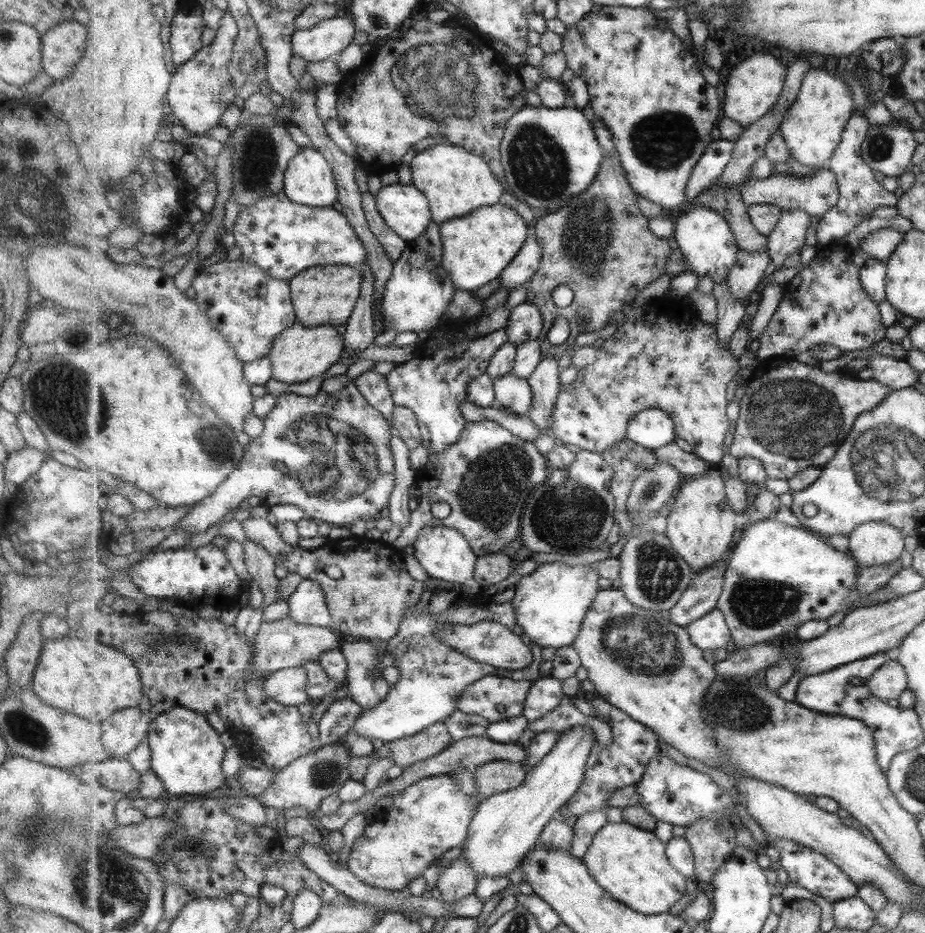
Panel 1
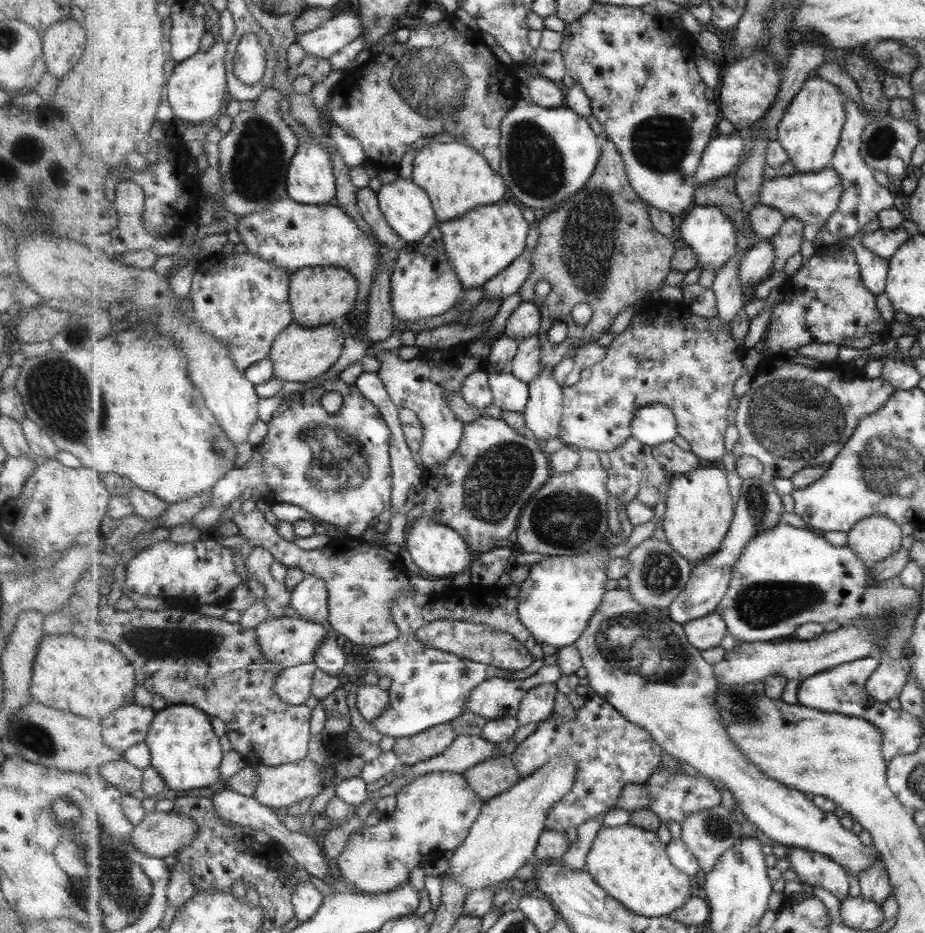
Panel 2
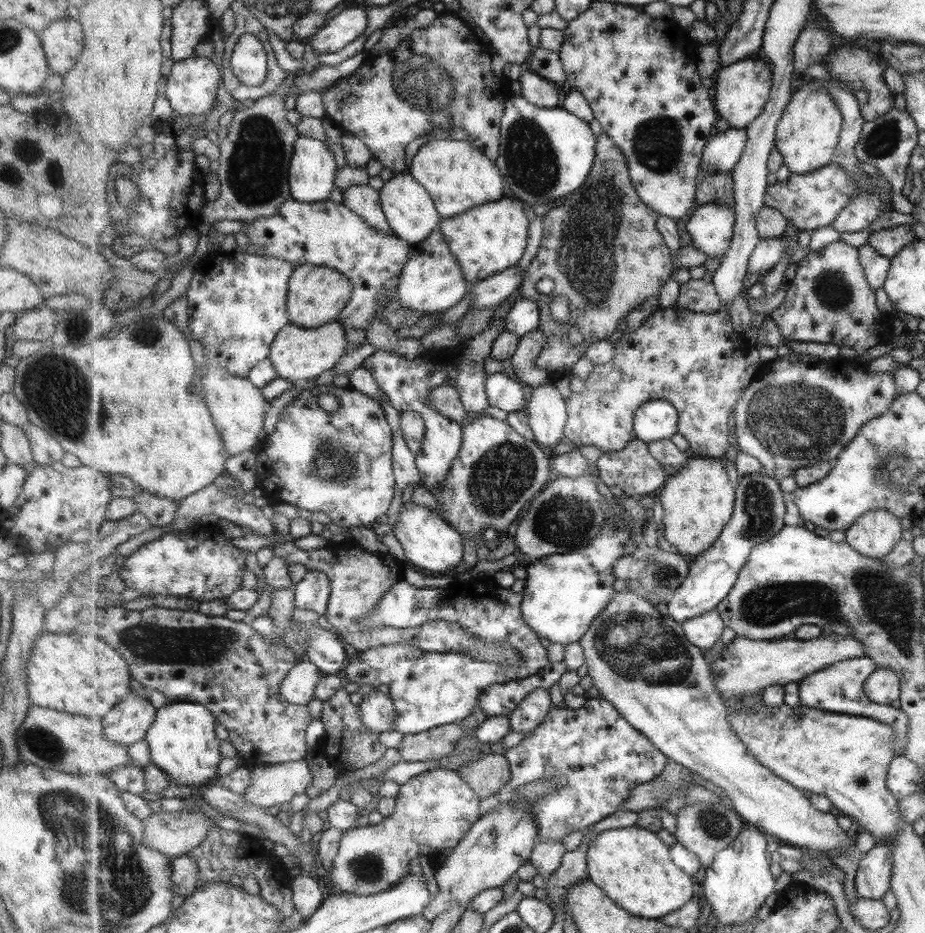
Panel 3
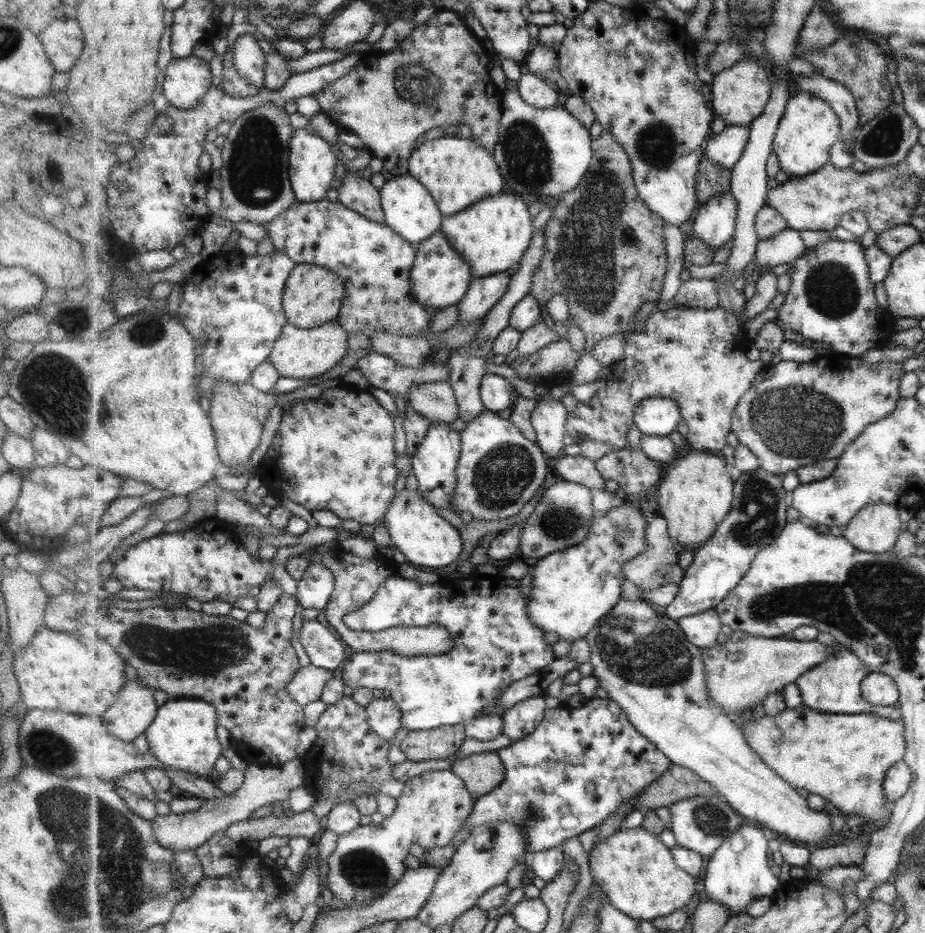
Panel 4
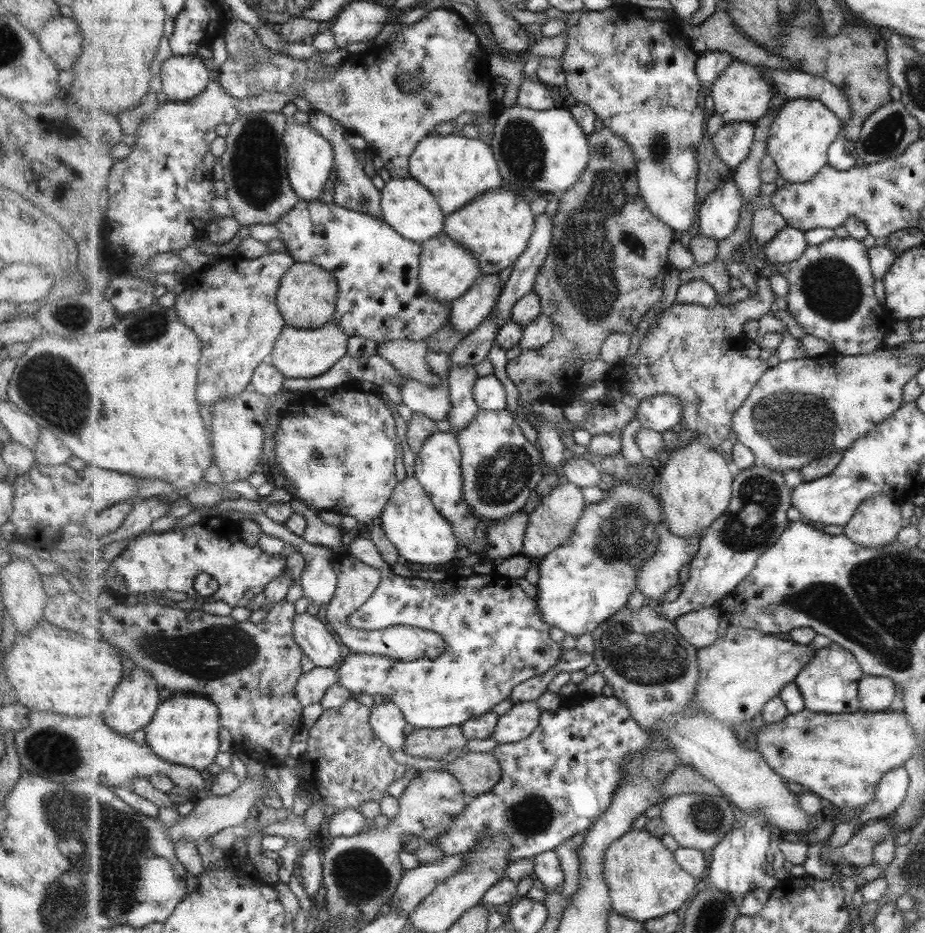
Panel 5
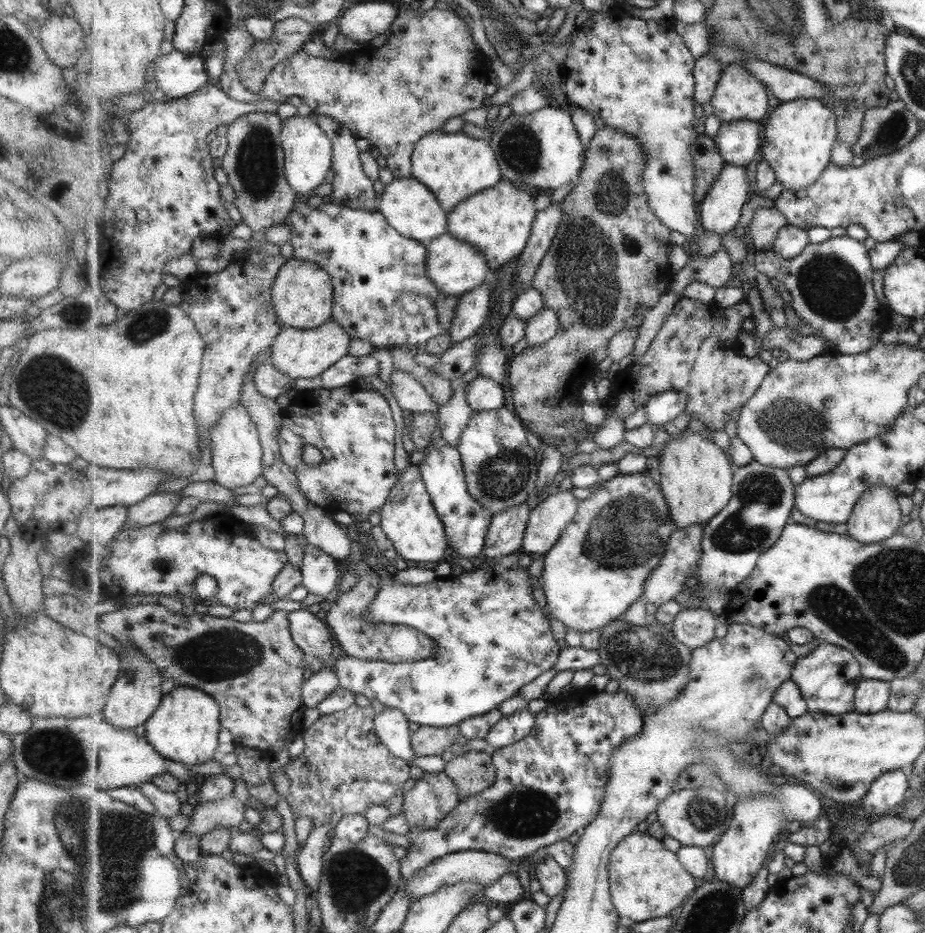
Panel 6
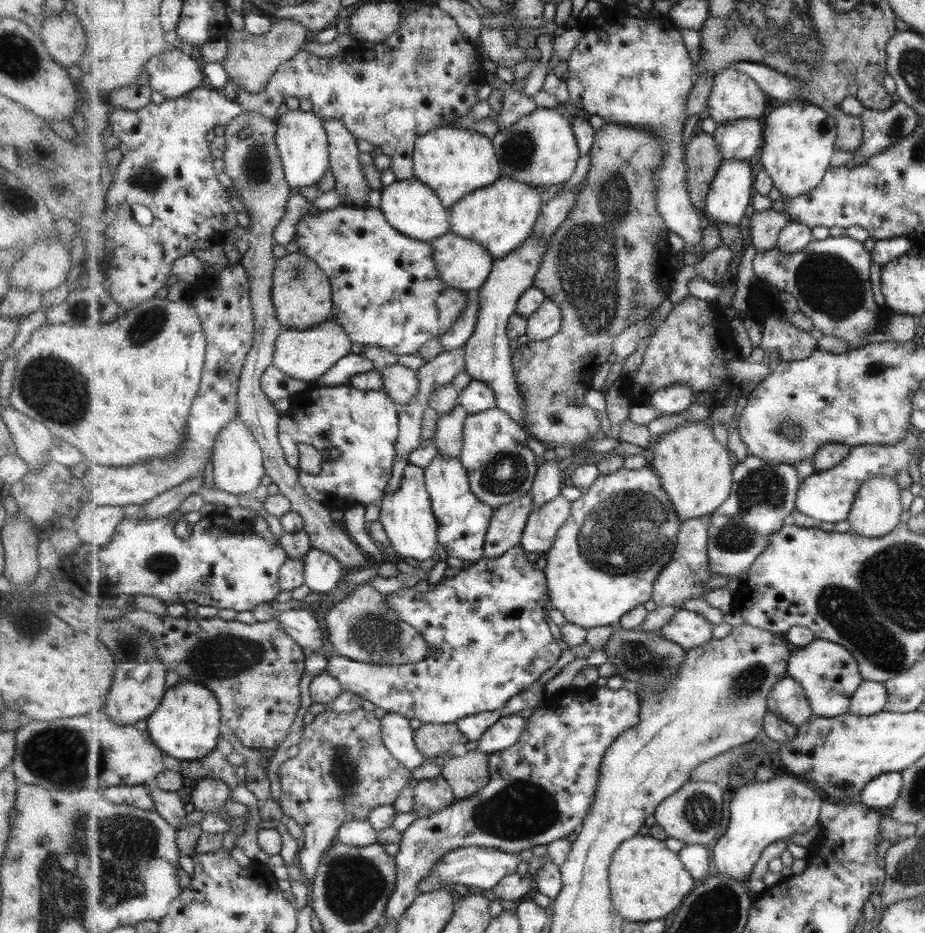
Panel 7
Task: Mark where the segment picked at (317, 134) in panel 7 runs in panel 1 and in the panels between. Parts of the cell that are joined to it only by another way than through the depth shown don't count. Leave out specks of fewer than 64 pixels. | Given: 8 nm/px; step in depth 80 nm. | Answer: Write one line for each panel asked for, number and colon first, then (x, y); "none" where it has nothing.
1: (310, 180)
2: (311, 180)
3: (313, 170)
4: (312, 160)
5: (310, 155)
6: (309, 151)

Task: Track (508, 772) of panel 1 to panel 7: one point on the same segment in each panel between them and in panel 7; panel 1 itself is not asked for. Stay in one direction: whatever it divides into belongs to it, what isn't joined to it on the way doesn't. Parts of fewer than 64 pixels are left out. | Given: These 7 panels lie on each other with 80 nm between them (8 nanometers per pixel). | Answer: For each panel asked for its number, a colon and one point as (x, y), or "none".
2: (488, 779)
3: (486, 775)
4: (483, 773)
5: (479, 773)
6: (473, 772)
7: (467, 775)

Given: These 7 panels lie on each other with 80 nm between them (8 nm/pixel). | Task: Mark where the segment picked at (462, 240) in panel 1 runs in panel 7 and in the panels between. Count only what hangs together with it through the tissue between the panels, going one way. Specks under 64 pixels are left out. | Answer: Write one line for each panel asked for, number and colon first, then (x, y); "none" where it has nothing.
2: (486, 241)
3: (490, 238)
4: (492, 235)
5: (497, 226)
6: (498, 222)
7: (502, 217)

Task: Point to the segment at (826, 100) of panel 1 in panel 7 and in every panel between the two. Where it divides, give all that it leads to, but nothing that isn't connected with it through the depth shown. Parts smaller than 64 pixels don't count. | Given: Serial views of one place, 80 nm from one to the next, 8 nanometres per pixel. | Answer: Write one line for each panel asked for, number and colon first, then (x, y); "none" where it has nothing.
2: (810, 131)
3: (808, 134)
4: (809, 128)
5: (800, 137)
6: (799, 137)
7: (800, 137)

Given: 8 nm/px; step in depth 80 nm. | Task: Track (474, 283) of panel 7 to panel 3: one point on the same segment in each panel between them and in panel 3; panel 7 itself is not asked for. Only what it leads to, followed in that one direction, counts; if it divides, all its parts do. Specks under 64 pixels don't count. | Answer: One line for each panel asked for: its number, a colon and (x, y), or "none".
3: (433, 281)
4: (441, 278)
5: (448, 271)
6: (456, 268)

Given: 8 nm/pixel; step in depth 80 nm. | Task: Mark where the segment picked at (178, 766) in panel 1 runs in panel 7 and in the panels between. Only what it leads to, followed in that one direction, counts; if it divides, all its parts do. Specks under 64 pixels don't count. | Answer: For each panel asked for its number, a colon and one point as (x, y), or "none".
2: (185, 750)
3: (183, 743)
4: (184, 736)
5: (185, 731)
6: (185, 729)
7: (187, 725)

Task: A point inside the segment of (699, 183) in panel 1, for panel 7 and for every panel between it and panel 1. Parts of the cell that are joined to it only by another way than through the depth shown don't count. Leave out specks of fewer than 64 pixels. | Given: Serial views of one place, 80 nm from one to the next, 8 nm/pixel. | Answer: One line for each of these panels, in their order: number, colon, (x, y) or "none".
2: (724, 153)
3: (723, 152)
4: (726, 148)
5: (735, 142)
6: (740, 142)
7: (740, 139)

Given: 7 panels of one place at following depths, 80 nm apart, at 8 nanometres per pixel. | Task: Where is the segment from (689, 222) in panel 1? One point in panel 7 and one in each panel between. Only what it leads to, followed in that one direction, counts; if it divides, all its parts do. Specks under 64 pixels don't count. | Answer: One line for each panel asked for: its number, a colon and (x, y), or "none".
2: (711, 234)
3: (711, 228)
4: (715, 223)
5: (719, 215)
6: (721, 210)
7: (732, 189)

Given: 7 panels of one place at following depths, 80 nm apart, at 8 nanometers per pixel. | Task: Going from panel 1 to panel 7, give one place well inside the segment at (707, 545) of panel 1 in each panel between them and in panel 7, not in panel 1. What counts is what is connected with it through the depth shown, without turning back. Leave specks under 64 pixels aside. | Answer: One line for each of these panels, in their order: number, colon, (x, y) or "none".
2: (699, 511)
3: (698, 501)
4: (696, 493)
5: (696, 488)
6: (696, 476)
7: (697, 471)

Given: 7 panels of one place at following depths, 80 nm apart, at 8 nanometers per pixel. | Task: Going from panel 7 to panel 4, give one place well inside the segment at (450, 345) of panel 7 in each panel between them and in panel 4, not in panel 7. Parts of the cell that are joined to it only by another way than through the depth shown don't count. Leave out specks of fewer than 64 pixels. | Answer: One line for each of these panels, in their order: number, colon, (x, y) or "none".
4: (485, 293)
5: (470, 311)
6: (474, 307)

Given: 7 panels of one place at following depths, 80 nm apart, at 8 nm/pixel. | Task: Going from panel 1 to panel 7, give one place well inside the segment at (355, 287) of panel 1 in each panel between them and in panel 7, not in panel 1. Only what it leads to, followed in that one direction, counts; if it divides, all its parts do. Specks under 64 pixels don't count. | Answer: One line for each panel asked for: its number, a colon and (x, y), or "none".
2: (321, 295)
3: (318, 295)
4: (314, 295)
5: (307, 298)
6: (303, 294)
7: (303, 295)

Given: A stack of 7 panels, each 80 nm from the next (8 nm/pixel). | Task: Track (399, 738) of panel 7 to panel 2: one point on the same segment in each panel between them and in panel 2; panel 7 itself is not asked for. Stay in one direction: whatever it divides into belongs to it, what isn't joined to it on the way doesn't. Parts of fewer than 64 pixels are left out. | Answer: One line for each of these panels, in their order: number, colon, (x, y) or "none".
2: (371, 702)
3: (379, 713)
4: (384, 716)
5: (388, 721)
6: (392, 726)

